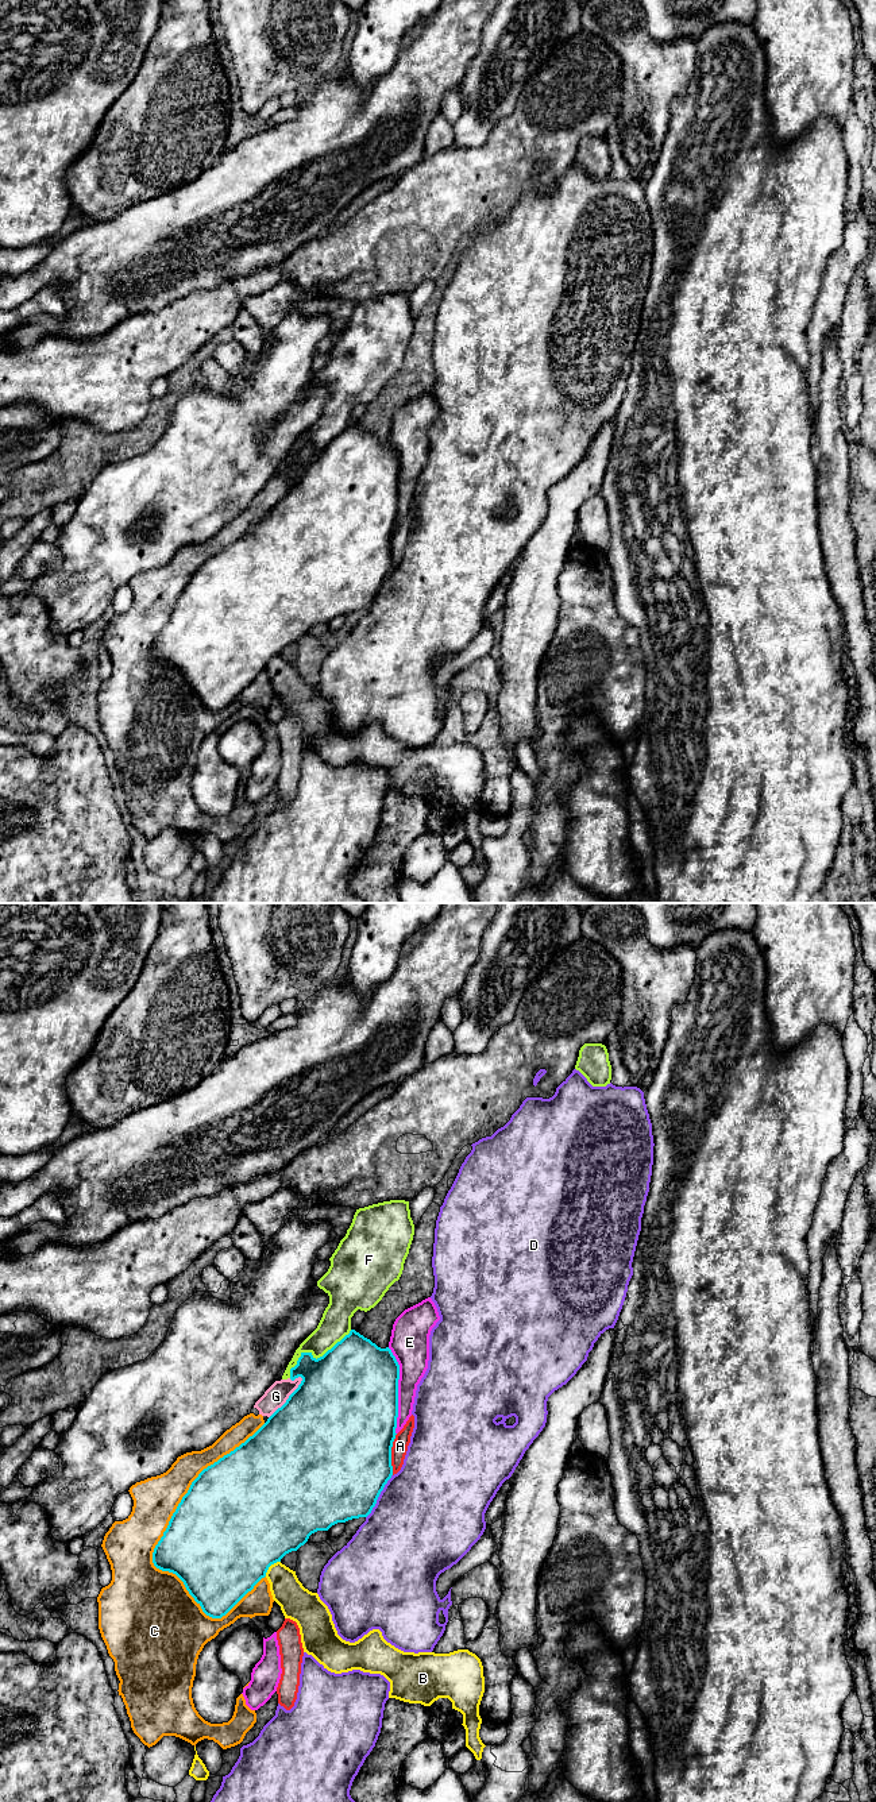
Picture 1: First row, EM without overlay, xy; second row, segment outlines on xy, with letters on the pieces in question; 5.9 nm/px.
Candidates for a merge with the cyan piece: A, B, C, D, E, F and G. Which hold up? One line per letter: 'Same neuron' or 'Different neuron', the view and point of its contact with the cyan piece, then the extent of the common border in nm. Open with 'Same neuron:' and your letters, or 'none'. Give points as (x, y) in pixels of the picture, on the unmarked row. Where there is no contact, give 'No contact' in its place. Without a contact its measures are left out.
Same neuron: none
A: Different neuron. Touches cyan at xy (390, 547). Shared border 260 nm
B: Different neuron. Touches cyan at xy (270, 658). Shared border 130 nm
C: Different neuron. Touches cyan at xy (170, 613). Shared border 1200 nm
D: Different neuron. Touches cyan at xy (378, 589). Shared border 300 nm
E: Different neuron. Touches cyan at xy (397, 483). Shared border 500 nm
F: Different neuron. Touches cyan at xy (315, 451). Shared border 480 nm
G: Different neuron. Touches cyan at xy (289, 490). Shared border 320 nm

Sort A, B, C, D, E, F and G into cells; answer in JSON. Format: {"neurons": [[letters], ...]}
{"neurons": [["A"], ["B"], ["C", "F", "G"], ["D"], ["E"]]}

